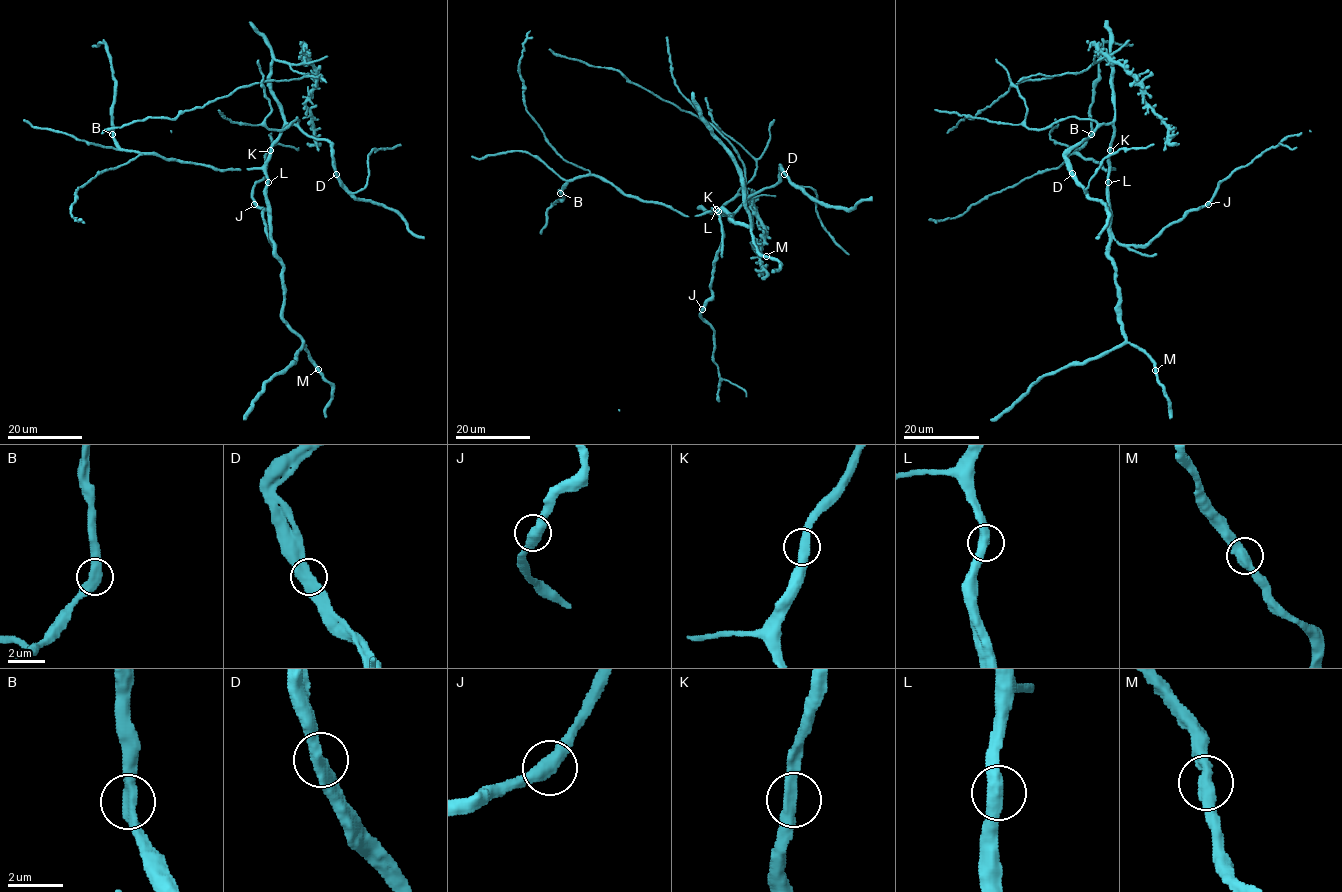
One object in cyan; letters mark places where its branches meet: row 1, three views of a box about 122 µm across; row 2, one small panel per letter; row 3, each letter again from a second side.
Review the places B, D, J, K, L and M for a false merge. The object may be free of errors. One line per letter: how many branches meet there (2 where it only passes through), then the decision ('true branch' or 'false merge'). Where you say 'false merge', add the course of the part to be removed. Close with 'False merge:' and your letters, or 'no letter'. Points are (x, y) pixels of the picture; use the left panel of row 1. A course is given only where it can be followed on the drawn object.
B: 2 | true branch
D: 2 | true branch
J: 2 | true branch
K: 2 | true branch
L: 2 | true branch
M: 2 | true branch
False merge: no letter

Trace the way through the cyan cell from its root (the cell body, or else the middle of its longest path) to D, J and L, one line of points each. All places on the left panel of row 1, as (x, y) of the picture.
D: (272, 151), (272, 144), (282, 128), (286, 124), (296, 124), (307, 134), (324, 138), (330, 144), (337, 174)
J: (272, 151), (265, 166), (266, 201), (269, 235), (276, 245), (266, 231), (263, 209), (254, 204)
L: (272, 151), (265, 166), (268, 182)

